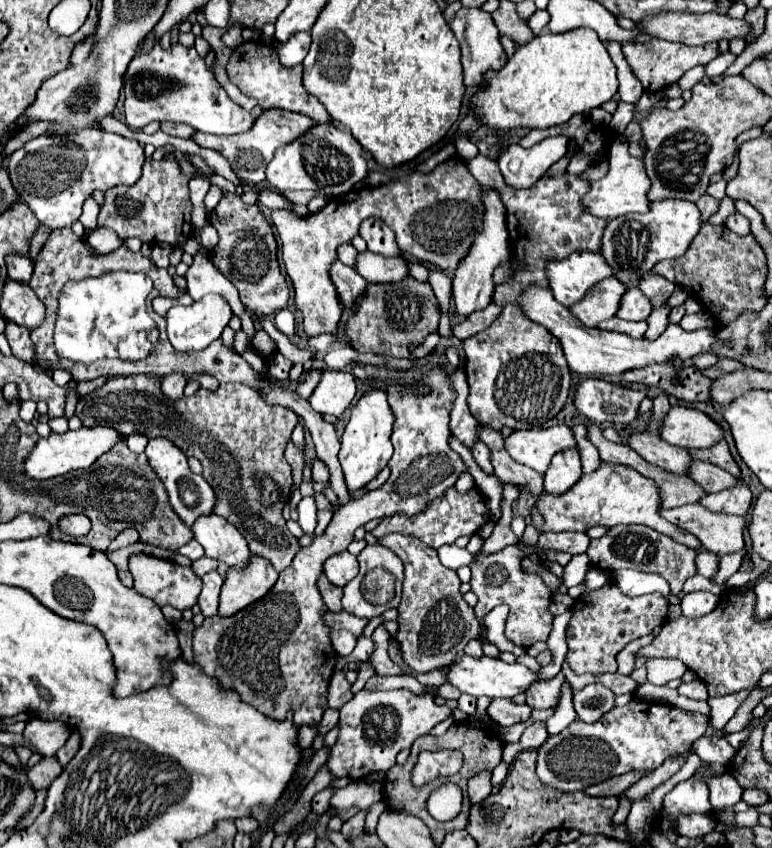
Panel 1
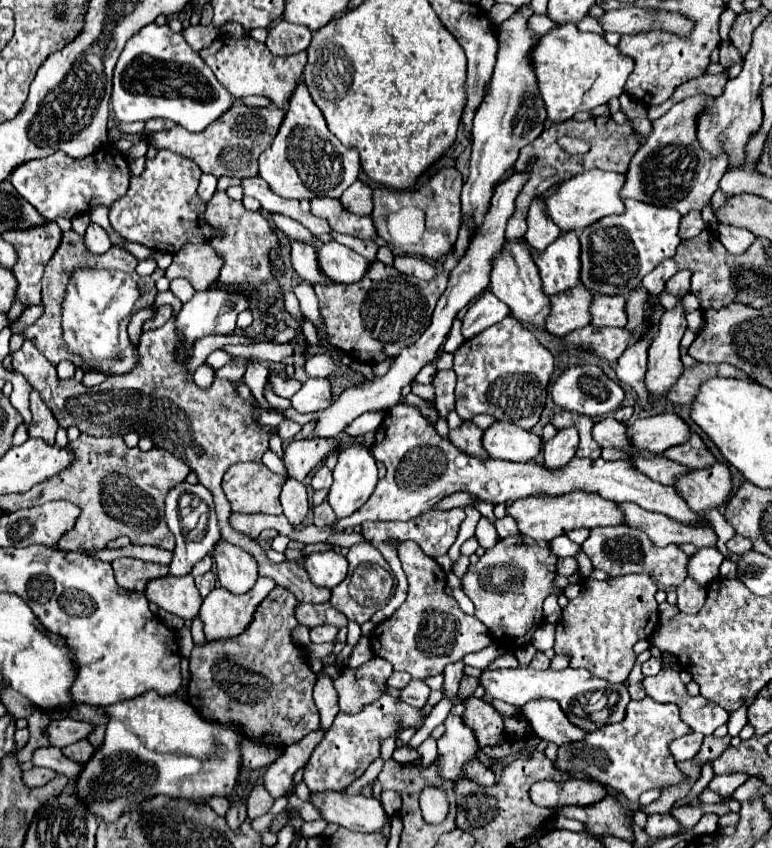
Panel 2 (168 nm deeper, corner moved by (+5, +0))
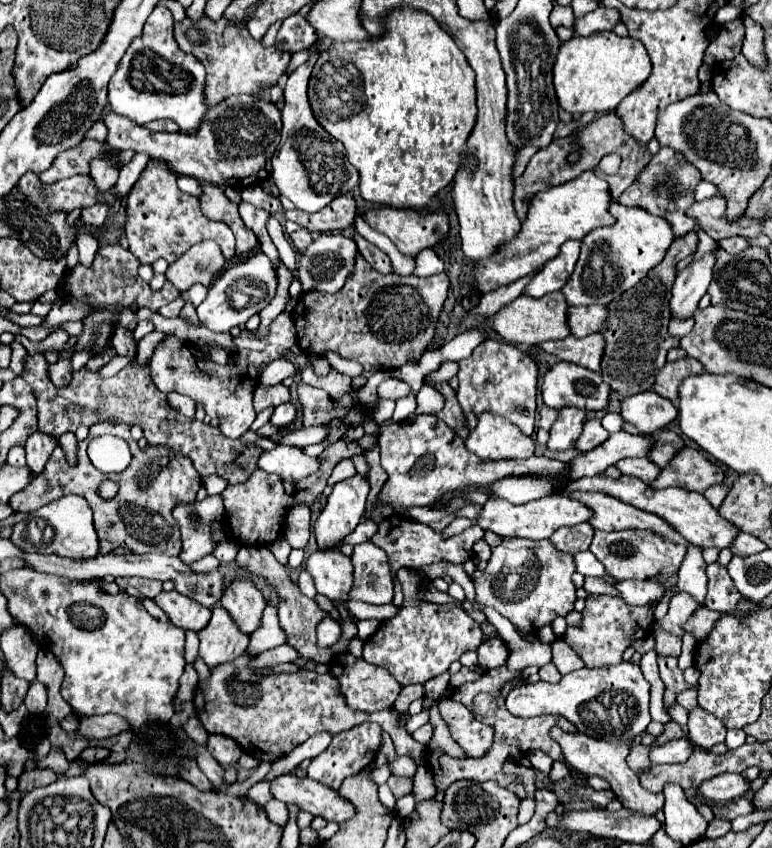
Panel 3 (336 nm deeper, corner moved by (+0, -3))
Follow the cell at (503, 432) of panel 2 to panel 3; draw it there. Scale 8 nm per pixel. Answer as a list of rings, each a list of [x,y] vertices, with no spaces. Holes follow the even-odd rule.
[[[491,412],[477,414],[477,426],[465,438],[465,446],[483,460],[527,458],[535,452],[533,438],[525,436],[507,418]]]

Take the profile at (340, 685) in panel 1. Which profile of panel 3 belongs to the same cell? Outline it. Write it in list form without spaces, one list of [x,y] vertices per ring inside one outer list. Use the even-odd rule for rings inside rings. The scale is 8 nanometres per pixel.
[[[343,652],[333,658],[329,663],[329,674],[337,678],[341,690],[347,698],[347,704],[355,710],[361,710],[361,712],[371,714],[377,710],[389,710],[389,708],[393,708],[393,702],[401,692],[401,686],[397,684],[397,680],[389,674],[388,670],[369,664],[361,658],[355,658],[349,652]]]

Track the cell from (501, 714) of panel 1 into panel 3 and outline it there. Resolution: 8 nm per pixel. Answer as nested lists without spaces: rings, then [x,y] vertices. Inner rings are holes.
[[[445,698],[437,706],[451,732],[451,738],[463,748],[463,752],[473,758],[485,756],[493,742],[493,730],[487,724],[477,722],[461,702]]]

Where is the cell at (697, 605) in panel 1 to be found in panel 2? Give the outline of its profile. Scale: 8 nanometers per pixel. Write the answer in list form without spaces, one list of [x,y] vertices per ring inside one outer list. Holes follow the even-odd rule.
[[[690,577],[676,589],[678,593],[678,609],[682,613],[698,613],[706,601],[706,589],[700,587]]]

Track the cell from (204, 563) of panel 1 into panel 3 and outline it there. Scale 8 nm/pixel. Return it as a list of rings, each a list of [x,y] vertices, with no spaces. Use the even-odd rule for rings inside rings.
[[[203,556],[199,558],[195,564],[191,564],[191,568],[195,572],[209,572],[209,570],[217,570],[219,568],[219,560],[215,556]]]

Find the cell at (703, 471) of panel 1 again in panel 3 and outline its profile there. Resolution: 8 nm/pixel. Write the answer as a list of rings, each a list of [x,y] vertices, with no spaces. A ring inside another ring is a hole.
[[[627,458],[615,462],[615,468],[619,468],[621,474],[625,476],[639,476],[643,482],[653,482],[659,476],[659,468],[649,460],[649,458]]]

